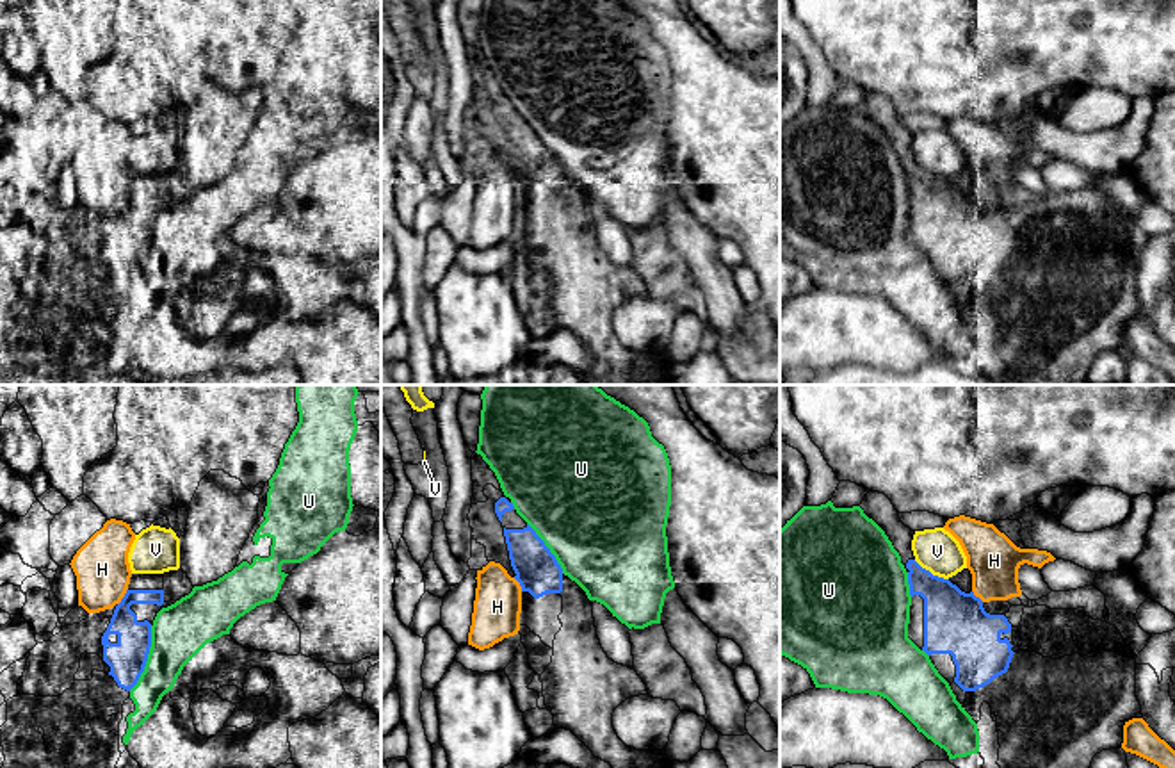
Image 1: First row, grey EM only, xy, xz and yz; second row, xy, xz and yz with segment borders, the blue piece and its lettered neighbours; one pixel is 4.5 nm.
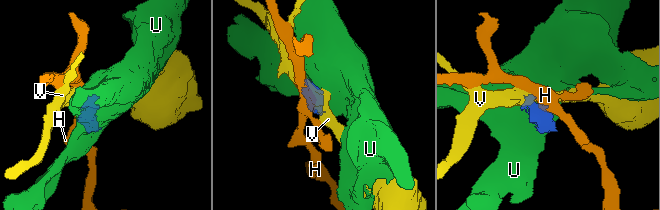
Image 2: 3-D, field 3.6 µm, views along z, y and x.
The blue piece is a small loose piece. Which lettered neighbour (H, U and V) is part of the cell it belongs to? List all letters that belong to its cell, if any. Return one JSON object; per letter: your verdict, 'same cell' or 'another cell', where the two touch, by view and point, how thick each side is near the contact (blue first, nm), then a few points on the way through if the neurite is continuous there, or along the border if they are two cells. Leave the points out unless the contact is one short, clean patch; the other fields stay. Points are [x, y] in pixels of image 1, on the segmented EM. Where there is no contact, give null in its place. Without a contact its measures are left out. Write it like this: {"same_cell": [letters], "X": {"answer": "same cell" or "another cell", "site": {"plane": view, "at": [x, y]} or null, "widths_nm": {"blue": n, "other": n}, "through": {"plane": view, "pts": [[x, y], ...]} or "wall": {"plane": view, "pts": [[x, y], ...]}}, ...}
{"same_cell": [], "H": {"answer": "another cell", "site": {"plane": "xy", "at": [123, 597]}, "widths_nm": {"blue": 160, "other": 240}}, "U": {"answer": "another cell", "site": {"plane": "xy", "at": [146, 658]}, "widths_nm": {"blue": 170, "other": 240}}, "V": {"answer": "another cell", "site": {"plane": "yz", "at": [930, 572]}, "widths_nm": {"blue": 280, "other": 190}, "wall": {"plane": "yz", "pts": [[914, 560], [948, 580]]}}}

